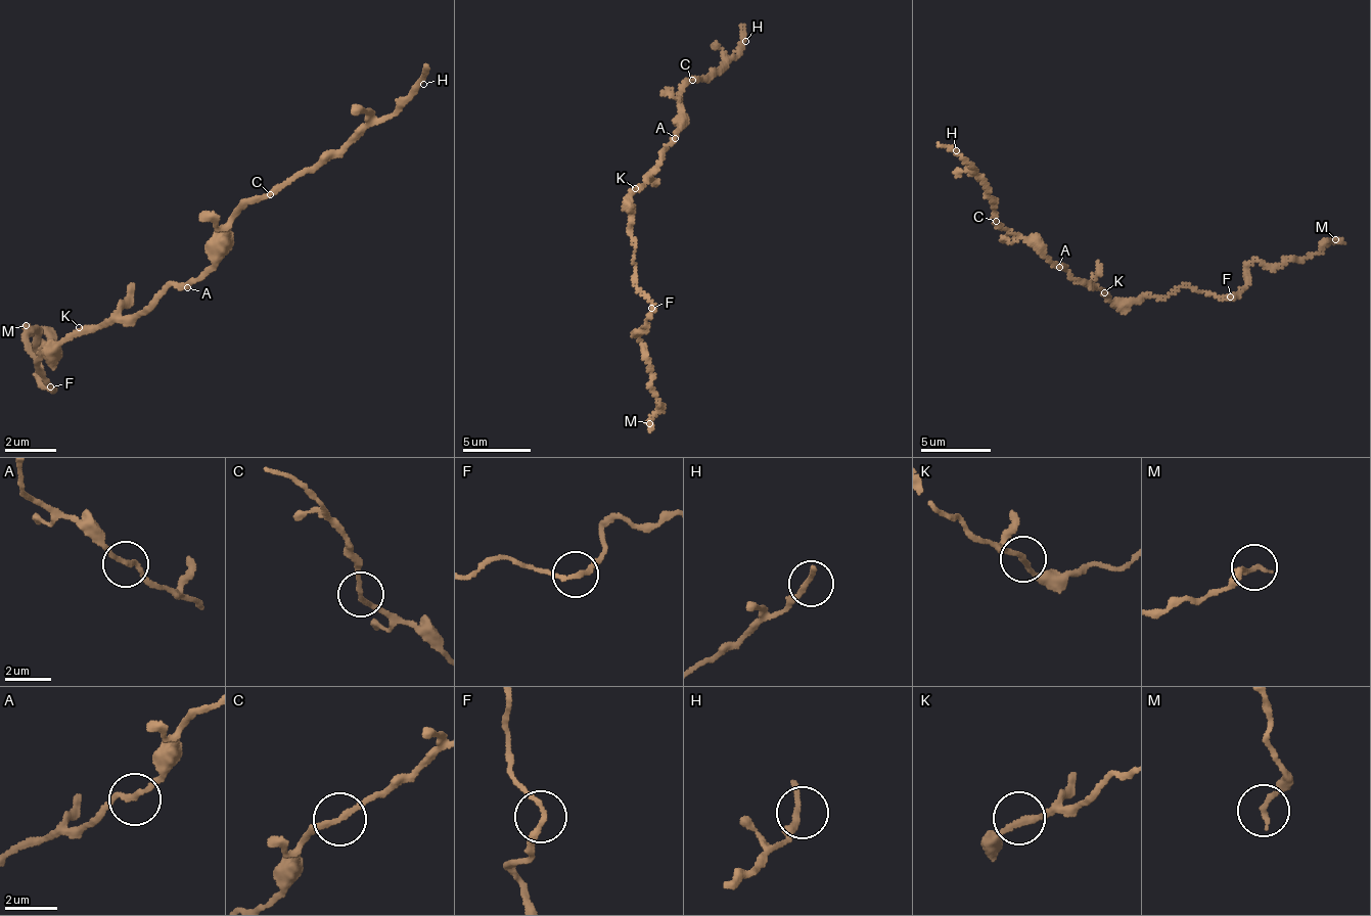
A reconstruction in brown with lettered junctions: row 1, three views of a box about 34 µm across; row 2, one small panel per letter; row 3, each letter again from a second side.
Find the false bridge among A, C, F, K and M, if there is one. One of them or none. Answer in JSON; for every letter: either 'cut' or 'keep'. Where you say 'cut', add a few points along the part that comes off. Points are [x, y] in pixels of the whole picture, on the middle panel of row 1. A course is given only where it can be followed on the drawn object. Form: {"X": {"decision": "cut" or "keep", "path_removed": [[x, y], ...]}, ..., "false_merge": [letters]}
{"A": {"decision": "keep"}, "C": {"decision": "keep"}, "F": {"decision": "keep"}, "K": {"decision": "keep"}, "M": {"decision": "keep"}, "false_merge": []}

